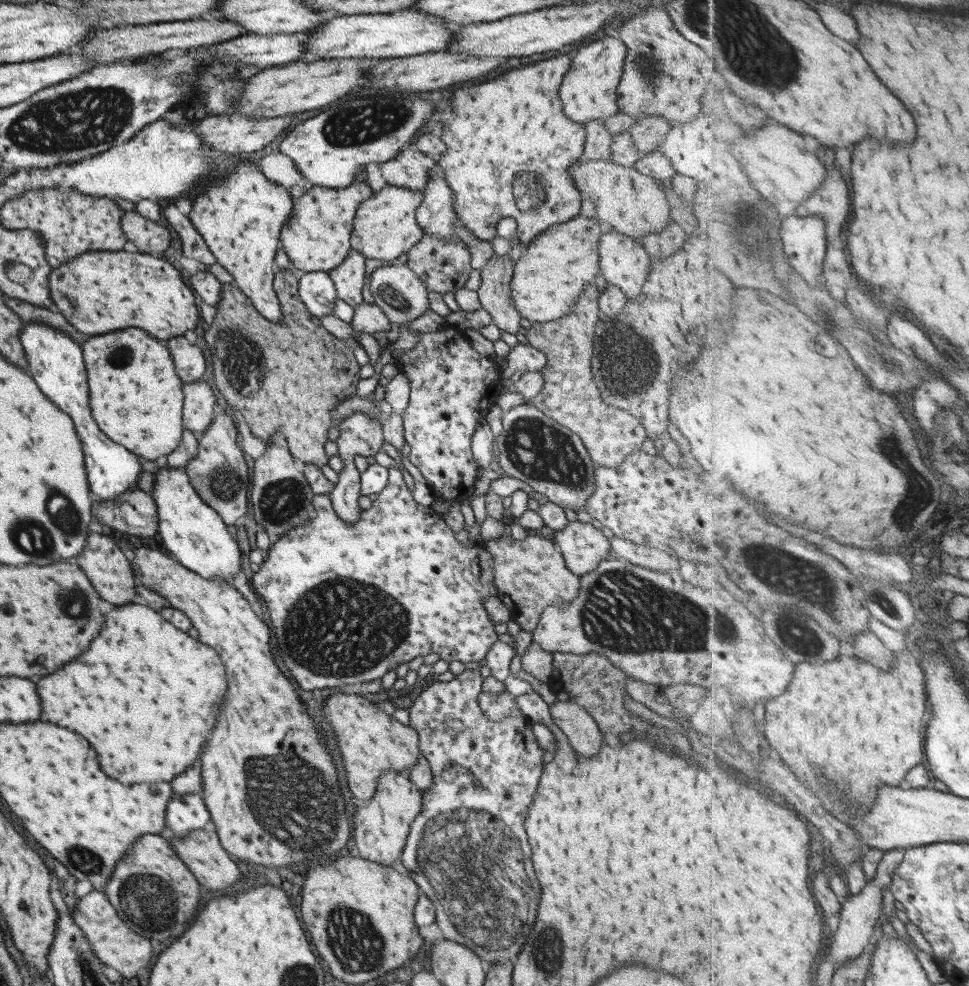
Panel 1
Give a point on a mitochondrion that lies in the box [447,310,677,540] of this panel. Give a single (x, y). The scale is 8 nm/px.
(541, 451)

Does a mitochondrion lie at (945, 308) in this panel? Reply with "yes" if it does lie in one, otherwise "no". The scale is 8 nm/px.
no

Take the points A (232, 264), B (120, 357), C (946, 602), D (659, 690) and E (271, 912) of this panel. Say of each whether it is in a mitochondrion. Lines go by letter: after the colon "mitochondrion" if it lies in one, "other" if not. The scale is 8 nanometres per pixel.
A: other
B: mitochondrion
C: other
D: other
E: other

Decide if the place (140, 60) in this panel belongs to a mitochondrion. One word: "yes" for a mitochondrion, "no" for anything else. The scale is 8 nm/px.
no

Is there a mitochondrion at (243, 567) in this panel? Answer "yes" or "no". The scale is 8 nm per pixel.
no

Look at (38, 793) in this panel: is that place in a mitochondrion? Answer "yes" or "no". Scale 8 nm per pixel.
no

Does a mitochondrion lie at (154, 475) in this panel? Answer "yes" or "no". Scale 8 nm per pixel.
no

